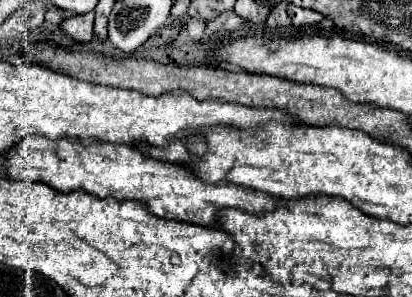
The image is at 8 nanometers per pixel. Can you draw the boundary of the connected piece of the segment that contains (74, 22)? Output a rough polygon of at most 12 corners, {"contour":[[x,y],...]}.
{"contour":[[95,12],[63,20],[61,28],[77,42],[93,38]]}

